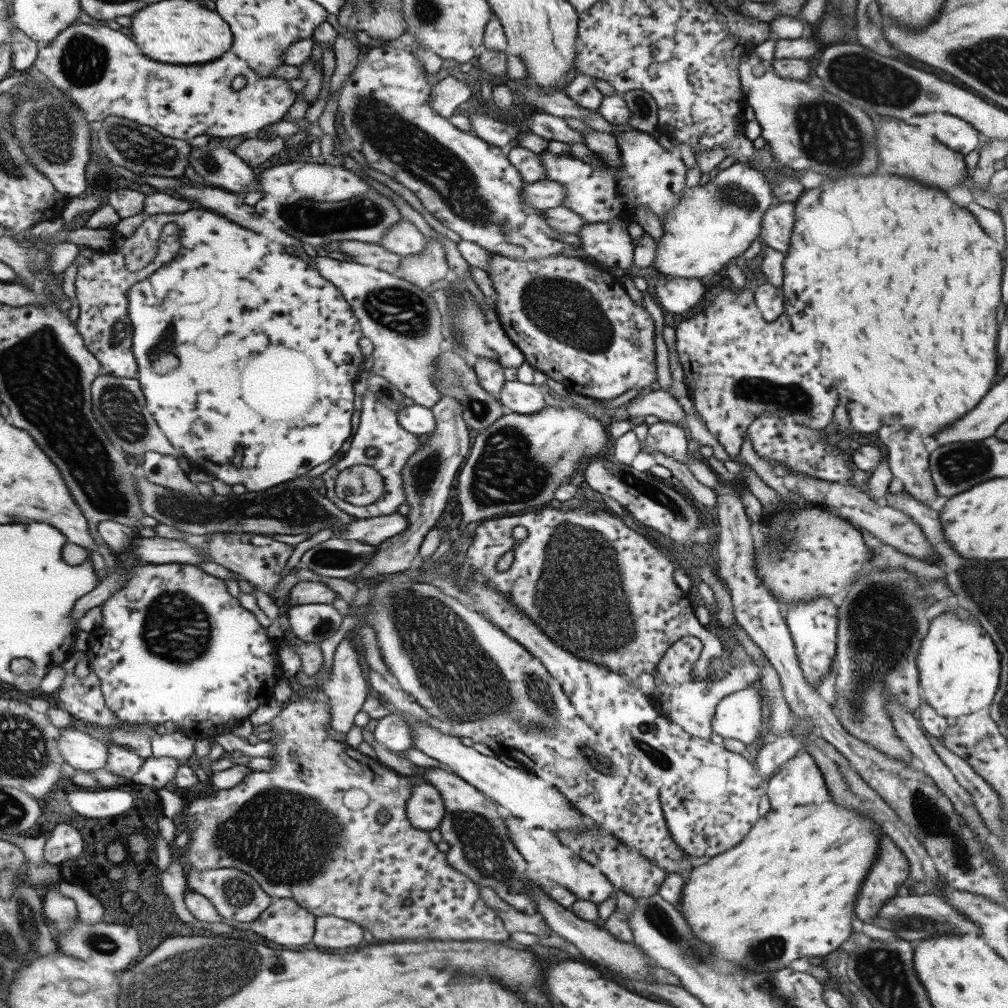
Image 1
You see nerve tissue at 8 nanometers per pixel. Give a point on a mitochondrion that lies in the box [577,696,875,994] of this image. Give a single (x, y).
(656, 916)

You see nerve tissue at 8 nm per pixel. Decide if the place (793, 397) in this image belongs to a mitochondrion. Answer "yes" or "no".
yes

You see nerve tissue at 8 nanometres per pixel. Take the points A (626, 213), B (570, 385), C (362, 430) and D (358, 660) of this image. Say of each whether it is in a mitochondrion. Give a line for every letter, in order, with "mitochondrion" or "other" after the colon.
A: other
B: other
C: other
D: other

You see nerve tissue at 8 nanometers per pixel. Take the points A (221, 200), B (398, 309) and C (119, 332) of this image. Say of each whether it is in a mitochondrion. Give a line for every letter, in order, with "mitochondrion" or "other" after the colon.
A: other
B: mitochondrion
C: mitochondrion

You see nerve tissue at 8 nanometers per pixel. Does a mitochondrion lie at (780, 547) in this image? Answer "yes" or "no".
yes

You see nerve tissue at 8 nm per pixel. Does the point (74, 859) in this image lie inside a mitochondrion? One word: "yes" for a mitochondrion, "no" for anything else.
no

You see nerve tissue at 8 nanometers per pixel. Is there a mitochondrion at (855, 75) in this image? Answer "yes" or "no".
yes

